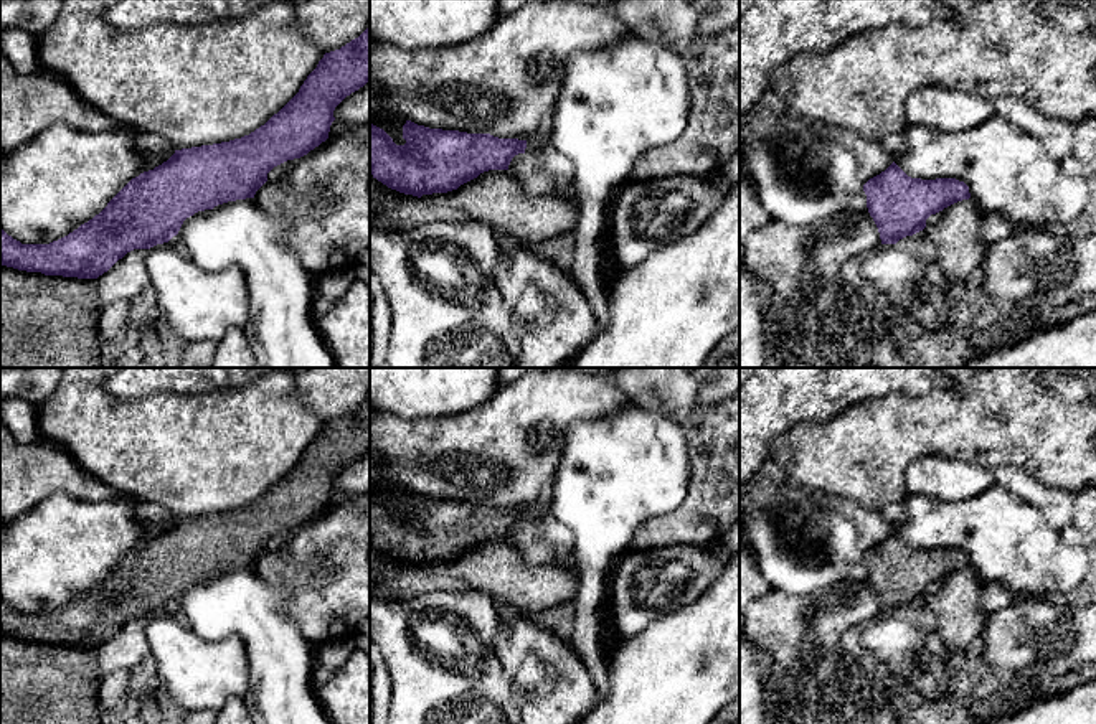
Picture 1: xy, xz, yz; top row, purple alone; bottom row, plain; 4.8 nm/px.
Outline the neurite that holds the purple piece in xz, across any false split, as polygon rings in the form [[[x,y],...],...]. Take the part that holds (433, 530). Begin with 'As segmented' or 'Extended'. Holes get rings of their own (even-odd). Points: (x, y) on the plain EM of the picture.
As segmented. [[[411,490],[403,495],[403,508],[406,513],[396,515],[383,498],[370,493],[370,543],[388,557],[418,567],[457,559],[489,539],[508,539],[512,528],[527,518],[527,510],[429,498]]]

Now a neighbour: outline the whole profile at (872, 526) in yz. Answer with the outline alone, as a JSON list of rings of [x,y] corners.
[[[820,493],[820,503],[834,511],[843,513],[855,523],[863,552],[885,541],[895,531],[881,511],[863,508],[825,493]]]

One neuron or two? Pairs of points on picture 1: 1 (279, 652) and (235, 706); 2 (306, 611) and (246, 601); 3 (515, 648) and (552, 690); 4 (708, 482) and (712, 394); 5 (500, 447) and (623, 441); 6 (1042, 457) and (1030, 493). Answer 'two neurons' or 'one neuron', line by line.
1: two neurons
2: two neurons
3: one neuron
4: two neurons
5: two neurons
6: two neurons

